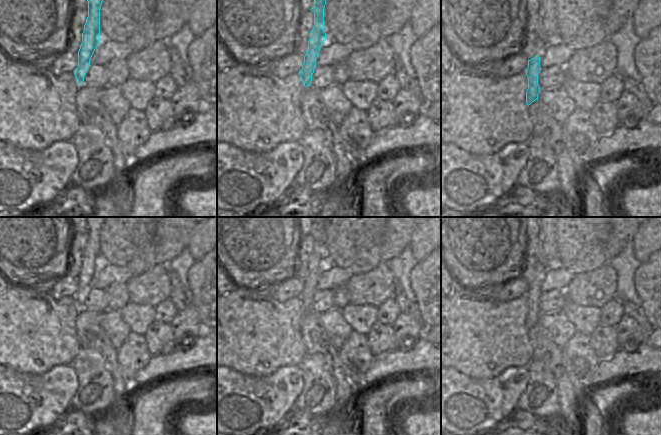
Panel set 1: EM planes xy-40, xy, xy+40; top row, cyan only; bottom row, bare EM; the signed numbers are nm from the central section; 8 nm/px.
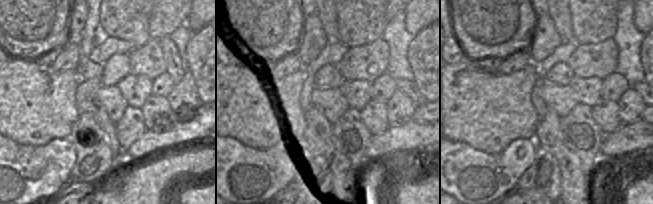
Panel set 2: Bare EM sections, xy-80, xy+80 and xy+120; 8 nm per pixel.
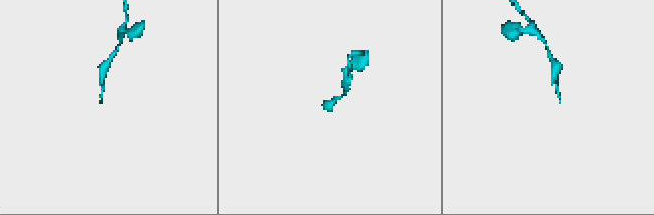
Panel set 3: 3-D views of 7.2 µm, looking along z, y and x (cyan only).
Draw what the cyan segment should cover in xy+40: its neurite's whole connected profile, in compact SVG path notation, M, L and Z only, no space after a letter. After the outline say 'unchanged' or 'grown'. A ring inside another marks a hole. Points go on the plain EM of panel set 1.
M535 280L531 284L528 284L528 291L526 293L526 299L528 301L528 313L526 315L526 327L529 330L535 324L538 324L540 317L540 311L538 309L538 299L541 295L540 281Z | unchanged

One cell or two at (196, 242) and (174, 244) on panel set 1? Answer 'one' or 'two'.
two

